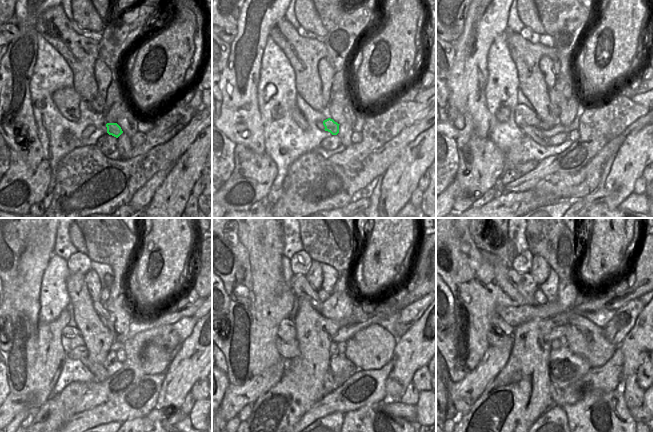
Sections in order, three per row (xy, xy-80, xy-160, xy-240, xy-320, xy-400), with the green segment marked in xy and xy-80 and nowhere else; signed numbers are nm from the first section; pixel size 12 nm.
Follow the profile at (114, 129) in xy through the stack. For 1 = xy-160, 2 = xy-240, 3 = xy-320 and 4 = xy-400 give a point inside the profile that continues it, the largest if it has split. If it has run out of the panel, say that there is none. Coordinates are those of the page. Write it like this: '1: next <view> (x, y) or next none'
1: next xy-160 (542, 125)
2: next xy-240 (79, 352)
3: next xy-320 (288, 350)
4: next xy-400 (504, 341)

